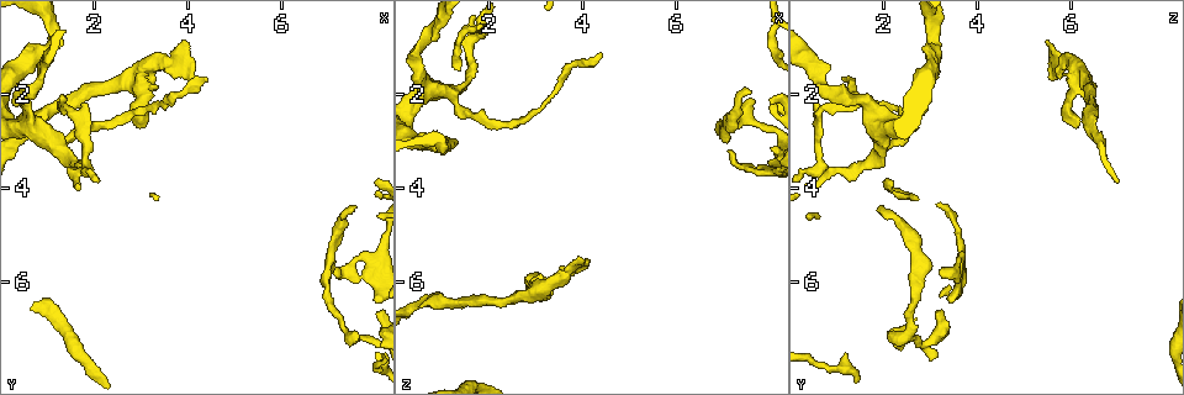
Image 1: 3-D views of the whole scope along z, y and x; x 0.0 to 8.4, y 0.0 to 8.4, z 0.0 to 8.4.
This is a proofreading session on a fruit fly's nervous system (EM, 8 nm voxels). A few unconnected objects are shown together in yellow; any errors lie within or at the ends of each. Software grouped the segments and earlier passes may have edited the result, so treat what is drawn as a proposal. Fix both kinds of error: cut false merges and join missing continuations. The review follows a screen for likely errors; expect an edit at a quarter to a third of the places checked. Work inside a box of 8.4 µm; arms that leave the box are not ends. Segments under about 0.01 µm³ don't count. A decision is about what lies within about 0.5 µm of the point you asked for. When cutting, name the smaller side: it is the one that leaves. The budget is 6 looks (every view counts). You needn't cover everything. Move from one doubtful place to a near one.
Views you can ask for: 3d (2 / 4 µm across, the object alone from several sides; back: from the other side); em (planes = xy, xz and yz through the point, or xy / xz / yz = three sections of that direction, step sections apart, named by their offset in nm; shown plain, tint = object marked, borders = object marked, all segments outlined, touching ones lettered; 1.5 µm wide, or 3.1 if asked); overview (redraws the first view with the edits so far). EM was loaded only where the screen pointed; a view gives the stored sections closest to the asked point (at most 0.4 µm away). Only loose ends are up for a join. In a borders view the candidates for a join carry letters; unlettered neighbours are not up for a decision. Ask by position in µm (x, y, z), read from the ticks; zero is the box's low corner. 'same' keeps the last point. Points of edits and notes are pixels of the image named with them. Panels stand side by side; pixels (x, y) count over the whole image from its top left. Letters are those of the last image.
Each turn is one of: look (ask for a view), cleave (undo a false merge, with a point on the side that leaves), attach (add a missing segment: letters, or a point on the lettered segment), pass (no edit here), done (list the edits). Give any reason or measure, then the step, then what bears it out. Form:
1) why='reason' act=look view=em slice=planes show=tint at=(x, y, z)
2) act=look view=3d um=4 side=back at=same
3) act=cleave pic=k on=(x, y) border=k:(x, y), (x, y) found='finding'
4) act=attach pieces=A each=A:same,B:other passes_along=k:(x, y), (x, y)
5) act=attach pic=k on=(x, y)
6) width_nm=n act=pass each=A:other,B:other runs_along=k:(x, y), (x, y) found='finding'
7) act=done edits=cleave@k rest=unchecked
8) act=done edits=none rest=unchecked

why='free end' act=look view=3d um=4 side=back at=(7.55, 4.45, 2.00)

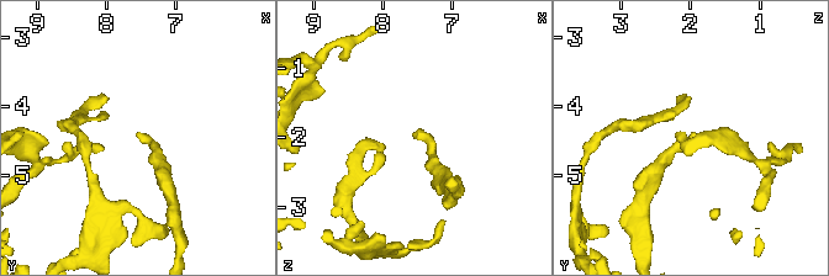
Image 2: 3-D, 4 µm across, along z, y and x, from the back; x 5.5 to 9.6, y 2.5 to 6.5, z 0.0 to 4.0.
act=look view=em slice=yz step=8 show=tint at=(7.55, 4.40, 2.00)

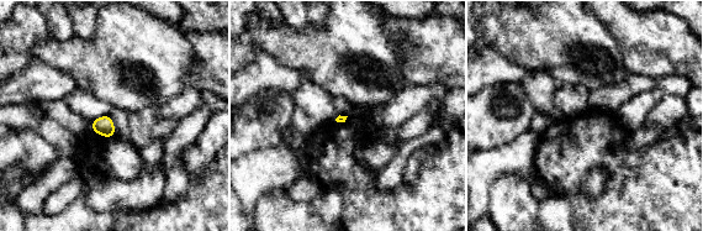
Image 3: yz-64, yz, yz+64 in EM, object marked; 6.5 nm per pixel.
act=look view=em slice=planes show=borders at=same

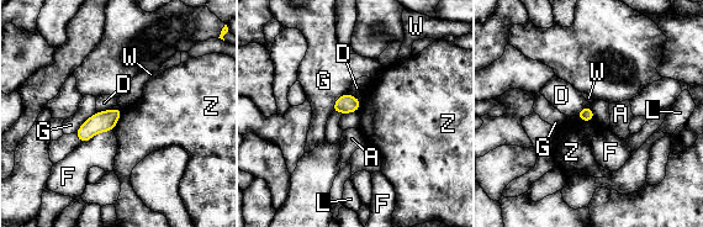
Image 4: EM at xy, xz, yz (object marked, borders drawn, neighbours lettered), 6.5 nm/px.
act=pass each=A:other,D:other,F:other,G:other,L:other,W:other,Z:other found='none of them fits'

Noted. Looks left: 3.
why='tapers out' act=look view=em slice=planes show=borders at=(7.65, 7.10, 2.10)

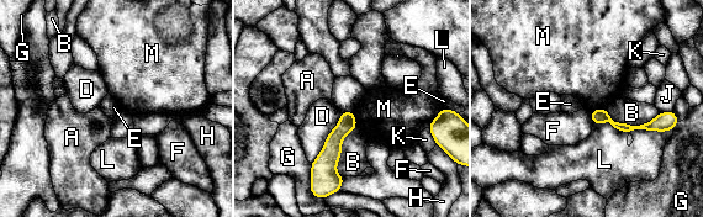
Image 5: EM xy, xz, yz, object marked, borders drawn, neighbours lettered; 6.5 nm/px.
act=pass each=A:other,B:other,D:other,E:other,F:other,G:other,H:other,J:other,K:other,L:other,M:other runs_along=5:(593, 114), (623, 127), (651, 126), (662, 115) found='none of them fits'

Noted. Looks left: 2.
why='tapers out' act=look view=3d um=4 at=(4.40, 1.65, 1.15)

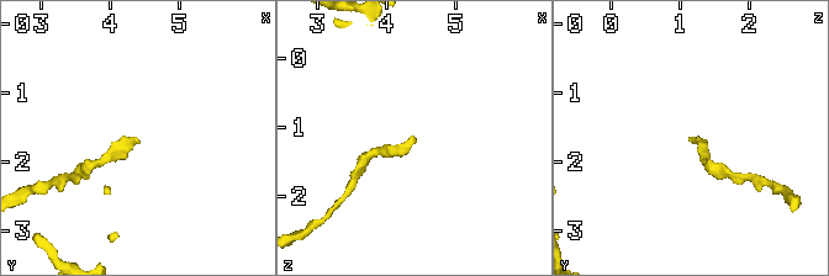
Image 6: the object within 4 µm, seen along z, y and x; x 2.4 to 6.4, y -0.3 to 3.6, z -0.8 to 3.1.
act=look view=em slice=planes show=borders at=(4.40, 1.70, 1.10)

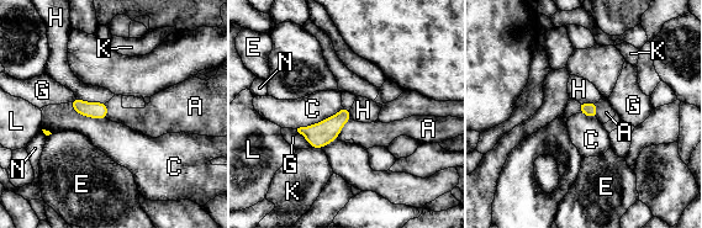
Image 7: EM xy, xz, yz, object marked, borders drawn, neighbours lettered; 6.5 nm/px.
width_nm=90 act=pass each=A:other,C:other,E:other,G:other,H:other,K:other,L:other,N:other border=7:(342, 106), (296, 128) found='none of them fits'

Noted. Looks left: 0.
act=done edits=none rest=unchecked

